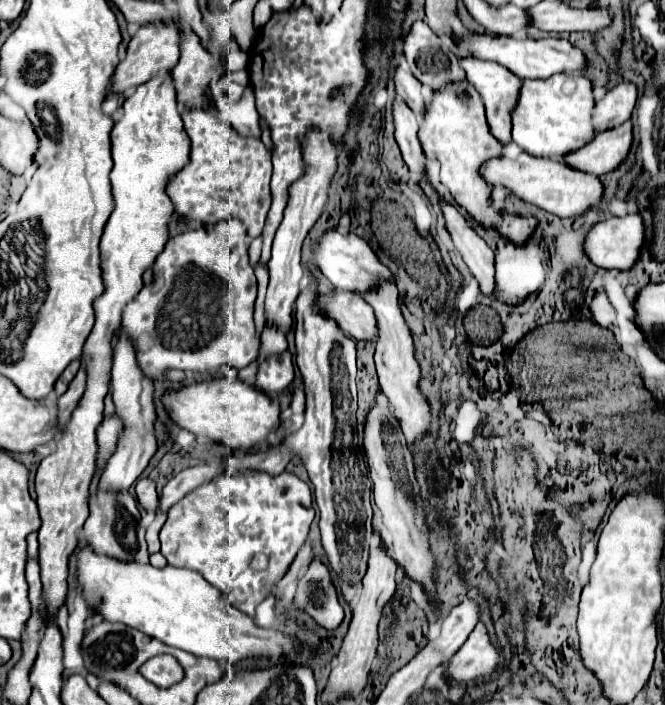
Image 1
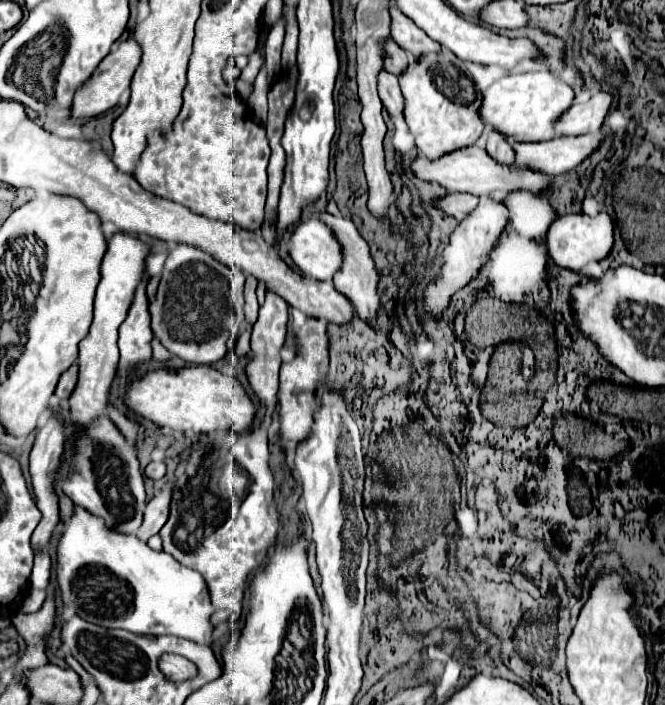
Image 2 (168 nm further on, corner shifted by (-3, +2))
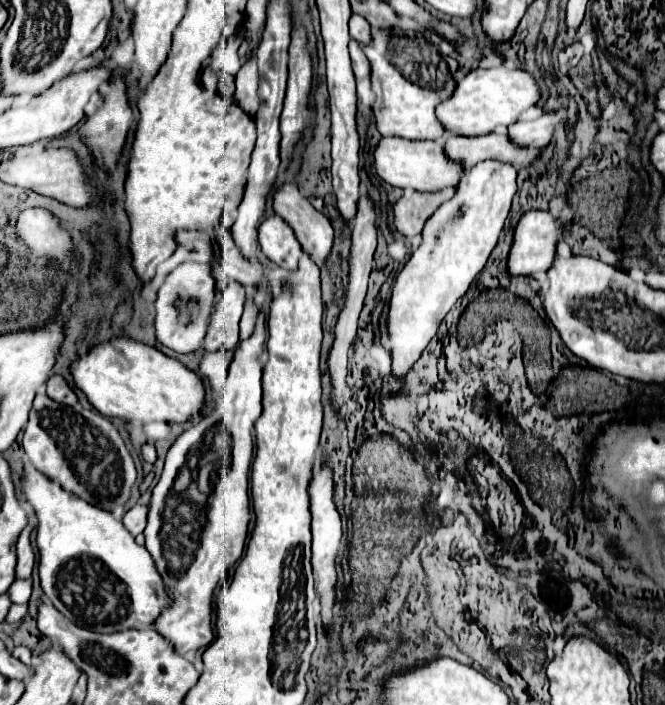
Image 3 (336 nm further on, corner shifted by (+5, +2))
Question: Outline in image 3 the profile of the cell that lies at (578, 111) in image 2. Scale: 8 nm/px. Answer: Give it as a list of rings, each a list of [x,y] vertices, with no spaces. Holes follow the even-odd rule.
[[[540,112],[532,120],[520,120],[508,128],[508,138],[520,148],[542,148],[554,138],[556,112]]]

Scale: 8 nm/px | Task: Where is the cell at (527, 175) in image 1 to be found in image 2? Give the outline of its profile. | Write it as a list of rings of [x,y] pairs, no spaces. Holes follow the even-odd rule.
[[[468,146],[464,150],[456,150],[452,154],[442,156],[440,160],[428,160],[428,158],[416,158],[412,162],[412,170],[418,178],[438,182],[450,192],[470,192],[476,196],[488,196],[494,192],[516,192],[516,190],[532,190],[532,194],[540,194],[544,186],[552,182],[552,176],[546,174],[536,174],[534,170],[520,170],[516,162],[512,166],[500,166],[484,148],[478,146]]]

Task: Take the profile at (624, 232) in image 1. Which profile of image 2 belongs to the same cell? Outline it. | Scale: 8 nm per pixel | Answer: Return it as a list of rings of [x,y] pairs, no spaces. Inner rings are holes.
[[[568,214],[560,216],[548,230],[548,254],[550,258],[564,268],[582,270],[590,262],[602,262],[610,256],[614,248],[614,220],[610,214],[586,216],[586,214]]]

